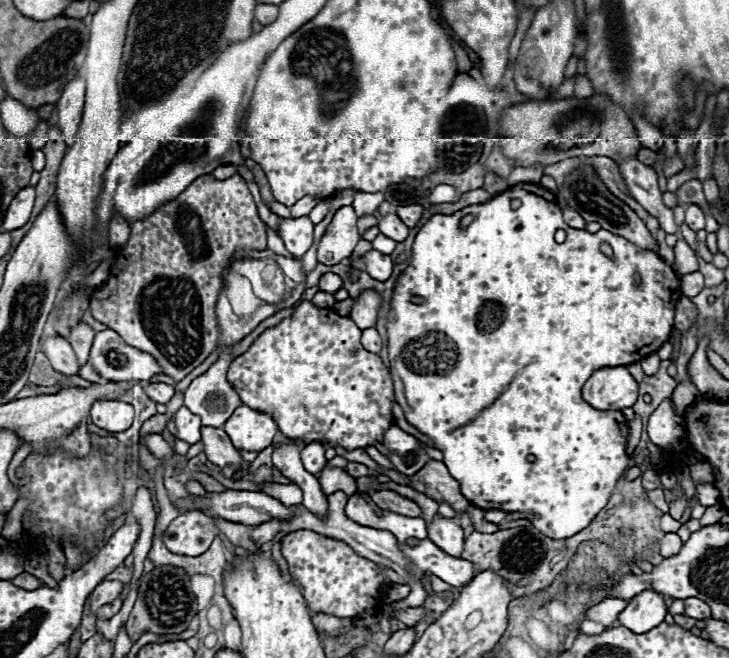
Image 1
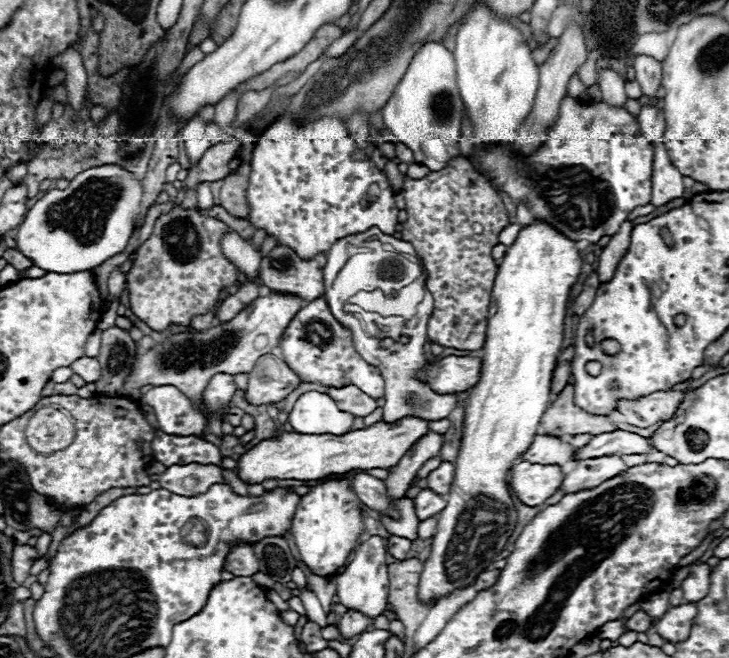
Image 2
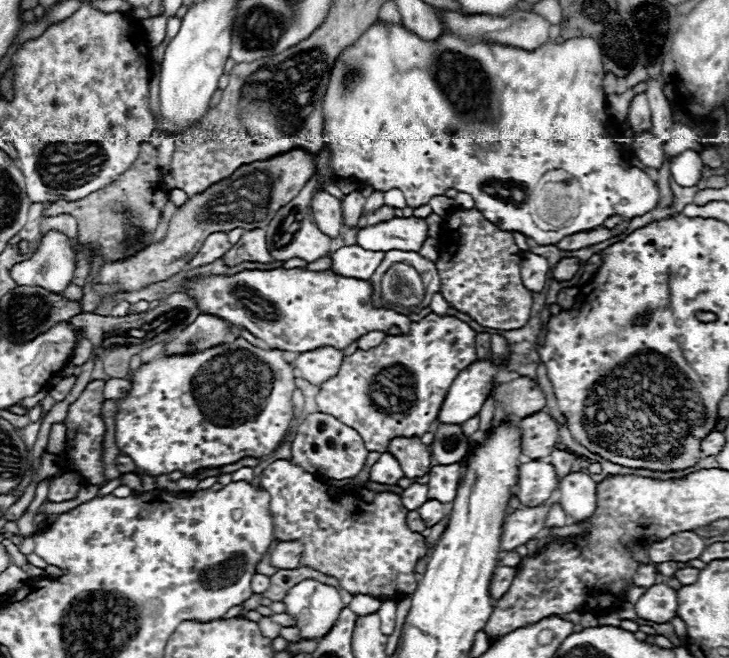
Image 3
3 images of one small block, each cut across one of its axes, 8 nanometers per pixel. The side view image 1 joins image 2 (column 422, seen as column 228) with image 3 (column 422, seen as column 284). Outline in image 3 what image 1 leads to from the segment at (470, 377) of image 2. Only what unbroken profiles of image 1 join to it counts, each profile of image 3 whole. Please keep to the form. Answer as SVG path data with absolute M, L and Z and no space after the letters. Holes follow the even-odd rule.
M430 312L420 322L412 322L408 334L386 336L382 344L378 344L376 348L358 350L346 356L338 376L326 380L320 386L316 406L320 412L330 414L342 420L342 424L354 428L362 436L370 452L374 450L382 454L388 450L390 440L394 436L412 438L422 436L430 430L430 426L438 420L450 384L454 382L458 372L470 366L474 360L476 360L476 332L456 316L438 316Z

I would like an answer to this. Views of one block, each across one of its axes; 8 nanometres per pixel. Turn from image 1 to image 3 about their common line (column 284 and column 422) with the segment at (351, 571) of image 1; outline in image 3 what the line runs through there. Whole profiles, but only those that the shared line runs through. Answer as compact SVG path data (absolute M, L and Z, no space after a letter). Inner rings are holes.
M290 460L272 462L260 476L260 486L270 494L270 514L274 524L274 540L284 542L300 542L304 546L300 554L300 566L314 568L326 576L334 576L344 590L352 596L368 594L378 600L398 600L406 594L412 594L418 586L416 564L420 558L430 556L434 546L428 548L428 540L412 532L406 524L408 510L402 506L400 496L394 492L378 492L372 502L364 502L354 492L344 492L340 496L328 494L328 484L316 480L308 472L302 472Z

